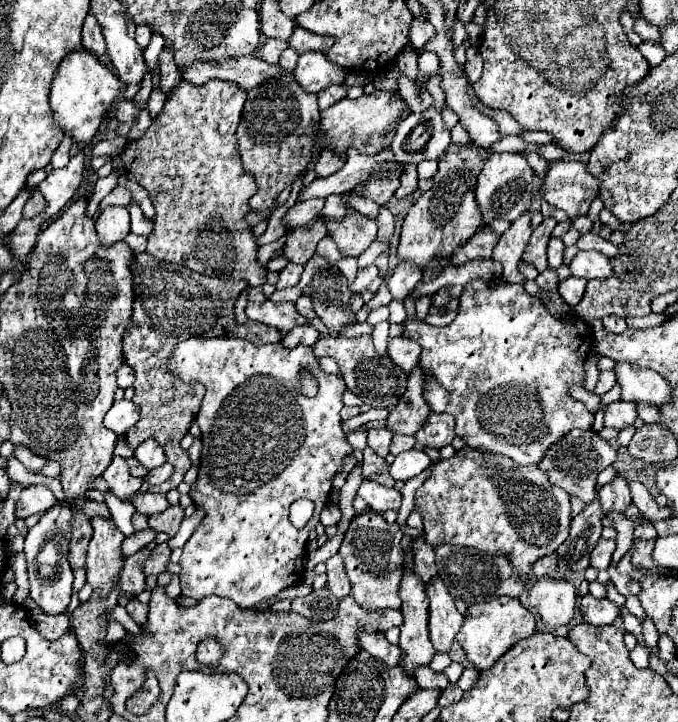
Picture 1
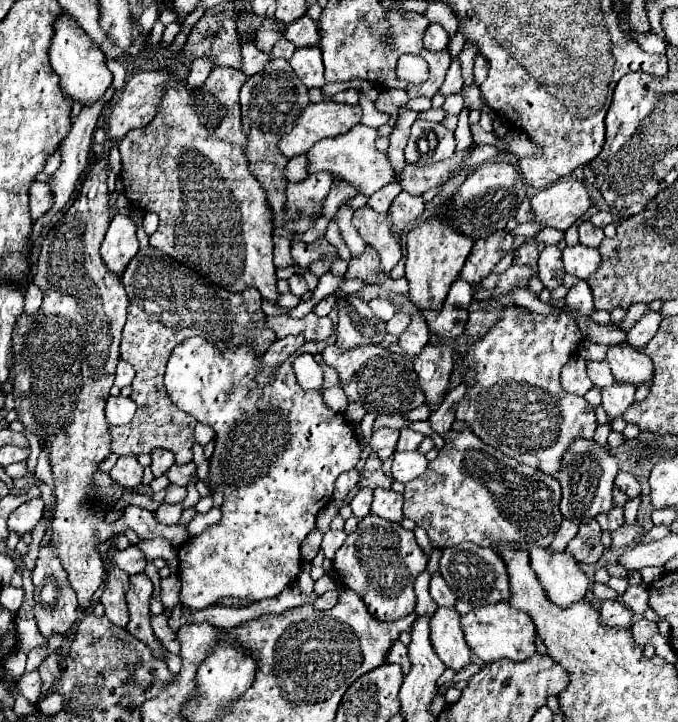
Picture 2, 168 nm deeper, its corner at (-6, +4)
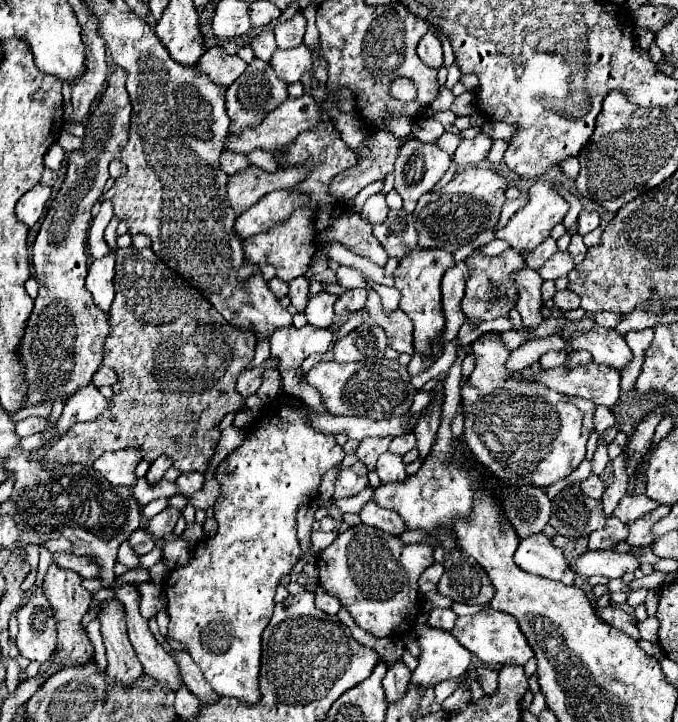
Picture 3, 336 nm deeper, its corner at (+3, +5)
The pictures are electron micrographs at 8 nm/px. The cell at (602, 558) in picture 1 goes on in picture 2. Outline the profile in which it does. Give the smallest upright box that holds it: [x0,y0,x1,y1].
[611,524,641,548]

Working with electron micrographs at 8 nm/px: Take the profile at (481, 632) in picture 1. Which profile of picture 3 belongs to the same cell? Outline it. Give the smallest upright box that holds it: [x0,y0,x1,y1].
[452,607,534,665]

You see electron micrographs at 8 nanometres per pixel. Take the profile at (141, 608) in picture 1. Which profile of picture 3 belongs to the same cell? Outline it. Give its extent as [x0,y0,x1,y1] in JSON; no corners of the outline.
[172,651,220,703]

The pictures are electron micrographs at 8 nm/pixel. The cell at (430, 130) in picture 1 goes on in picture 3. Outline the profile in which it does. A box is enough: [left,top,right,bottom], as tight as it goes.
[394,141,450,201]

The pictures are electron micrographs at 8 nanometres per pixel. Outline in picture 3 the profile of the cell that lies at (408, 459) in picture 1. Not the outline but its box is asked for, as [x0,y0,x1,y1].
[376,453,406,483]

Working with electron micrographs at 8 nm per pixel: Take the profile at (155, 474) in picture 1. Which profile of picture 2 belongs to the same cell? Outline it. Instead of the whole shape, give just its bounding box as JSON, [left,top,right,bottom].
[167,462,195,486]

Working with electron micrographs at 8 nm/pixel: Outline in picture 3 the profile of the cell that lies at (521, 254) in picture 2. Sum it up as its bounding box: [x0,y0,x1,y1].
[514,267,542,329]

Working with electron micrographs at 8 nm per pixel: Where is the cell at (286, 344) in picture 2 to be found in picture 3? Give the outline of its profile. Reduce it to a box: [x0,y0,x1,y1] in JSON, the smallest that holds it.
[238,359,274,397]

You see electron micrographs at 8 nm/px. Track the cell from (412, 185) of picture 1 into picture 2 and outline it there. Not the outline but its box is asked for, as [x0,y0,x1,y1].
[389,190,425,238]

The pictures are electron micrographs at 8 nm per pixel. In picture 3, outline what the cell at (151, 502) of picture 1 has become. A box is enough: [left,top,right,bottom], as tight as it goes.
[148,507,182,539]

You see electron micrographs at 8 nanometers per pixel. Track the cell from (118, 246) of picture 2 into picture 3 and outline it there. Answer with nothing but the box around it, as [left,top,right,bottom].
[86,251,114,315]

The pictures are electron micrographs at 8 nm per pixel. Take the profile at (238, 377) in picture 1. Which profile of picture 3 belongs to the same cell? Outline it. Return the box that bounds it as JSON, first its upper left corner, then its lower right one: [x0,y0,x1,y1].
[164,397,344,705]

